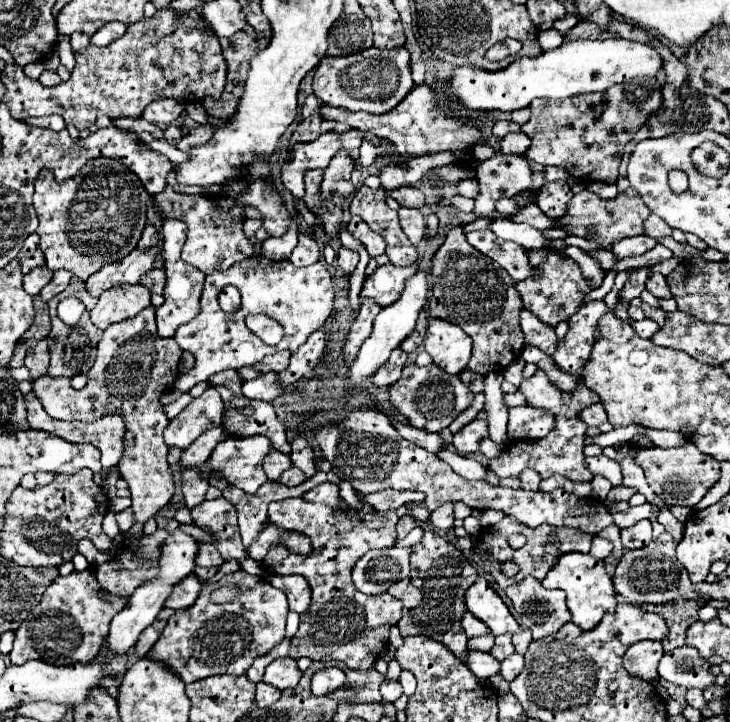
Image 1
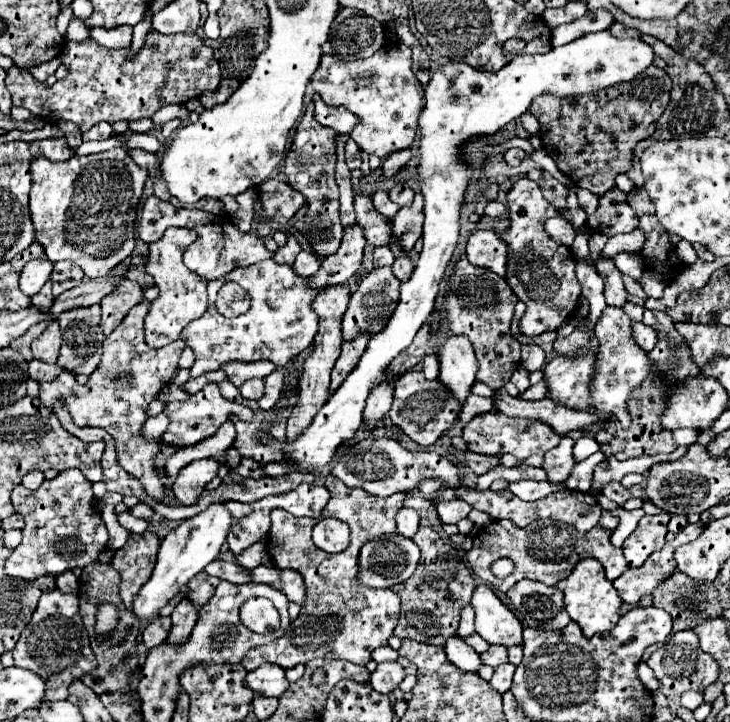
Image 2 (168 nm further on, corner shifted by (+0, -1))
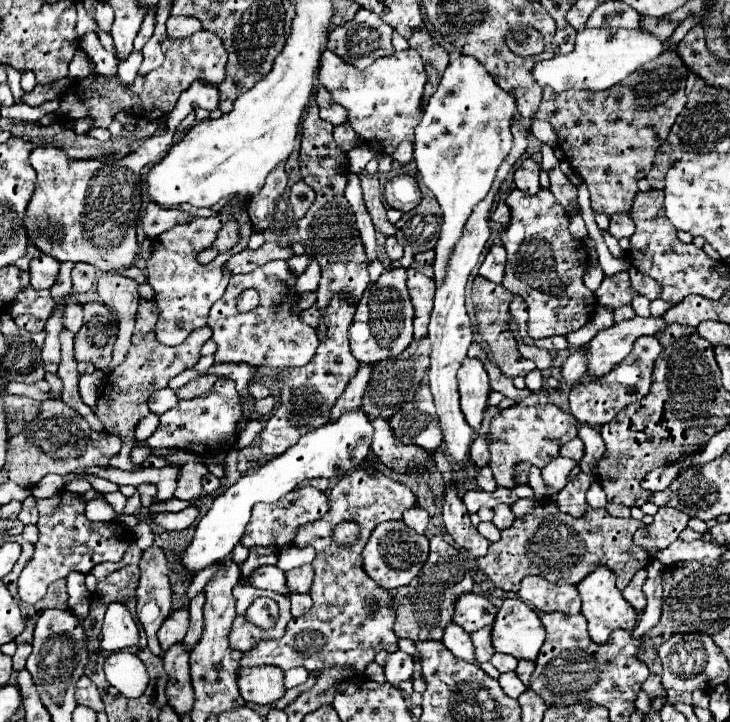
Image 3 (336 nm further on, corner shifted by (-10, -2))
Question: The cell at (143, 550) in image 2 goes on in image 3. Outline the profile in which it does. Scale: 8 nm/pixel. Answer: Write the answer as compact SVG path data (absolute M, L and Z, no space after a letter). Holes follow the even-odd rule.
M151 546L143 552L139 562L141 578L137 586L137 616L149 640L149 650L161 656L157 642L157 630L171 612L171 586L167 558L159 546Z

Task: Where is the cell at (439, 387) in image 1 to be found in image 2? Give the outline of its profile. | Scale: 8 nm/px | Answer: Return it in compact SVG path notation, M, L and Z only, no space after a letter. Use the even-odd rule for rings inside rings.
M413 369L397 379L389 417L393 425L399 427L411 441L427 447L427 445L433 445L455 423L459 411L461 407L457 399L453 399L451 391L445 389L441 381L427 381L423 371Z

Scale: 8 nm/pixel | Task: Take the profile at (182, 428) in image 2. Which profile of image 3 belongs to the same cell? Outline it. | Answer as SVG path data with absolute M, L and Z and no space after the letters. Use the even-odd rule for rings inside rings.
M221 378L215 382L211 392L205 396L193 398L193 400L179 400L179 404L165 414L161 414L161 422L157 430L147 438L147 444L151 448L177 448L177 450L189 450L195 454L221 454L229 452L235 446L237 430L235 424L243 416L239 404L239 392L235 388L233 380Z

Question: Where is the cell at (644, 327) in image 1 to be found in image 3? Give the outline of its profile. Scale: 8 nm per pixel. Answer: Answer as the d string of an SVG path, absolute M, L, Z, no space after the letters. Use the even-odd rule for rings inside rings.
M639 336L633 344L633 352L623 362L619 362L607 376L601 376L599 380L577 382L571 388L571 392L569 392L571 414L579 422L585 422L589 426L599 426L599 424L611 422L623 406L641 400L649 392L651 370L653 370L653 364L655 364L659 352L661 352L661 344L655 336Z

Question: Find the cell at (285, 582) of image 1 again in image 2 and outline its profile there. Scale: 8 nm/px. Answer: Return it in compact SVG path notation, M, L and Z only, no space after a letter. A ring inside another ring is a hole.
M259 565L259 567L251 569L249 573L251 573L255 583L271 585L277 591L283 591L289 601L303 603L303 599L305 599L305 585L303 585L303 577L299 575L299 571Z

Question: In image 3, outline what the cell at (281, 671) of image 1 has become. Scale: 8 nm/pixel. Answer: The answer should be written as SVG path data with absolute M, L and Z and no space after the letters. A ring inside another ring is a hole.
M275 666L241 668L239 692L249 704L275 704L287 692L285 672Z

